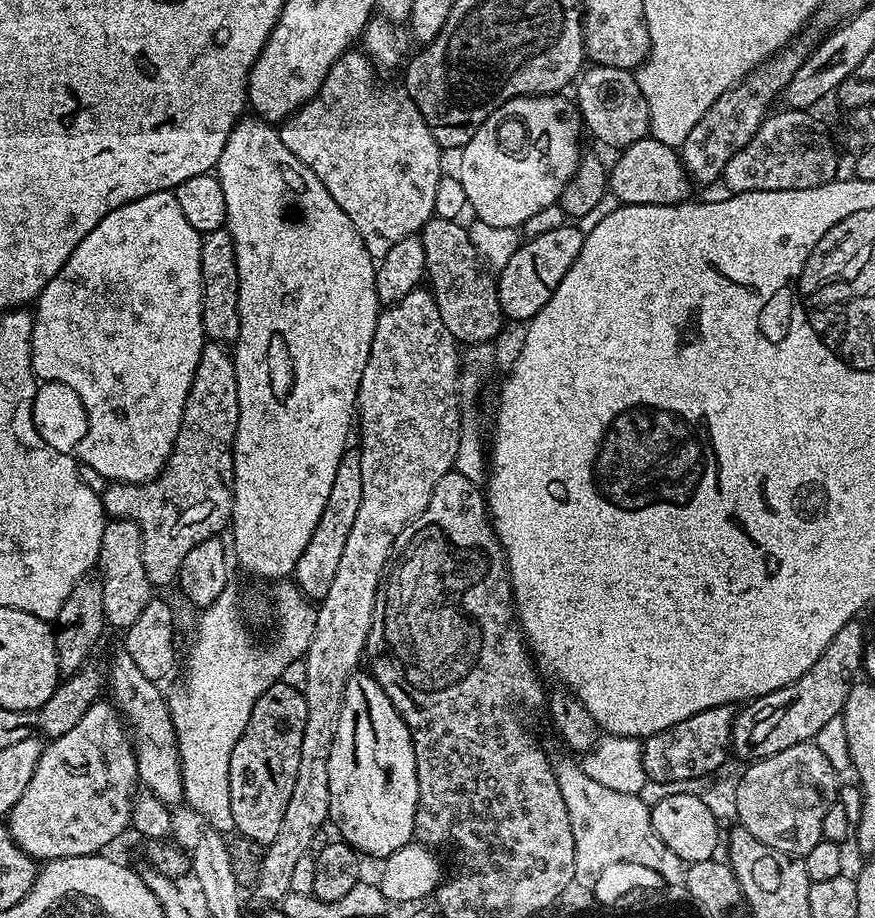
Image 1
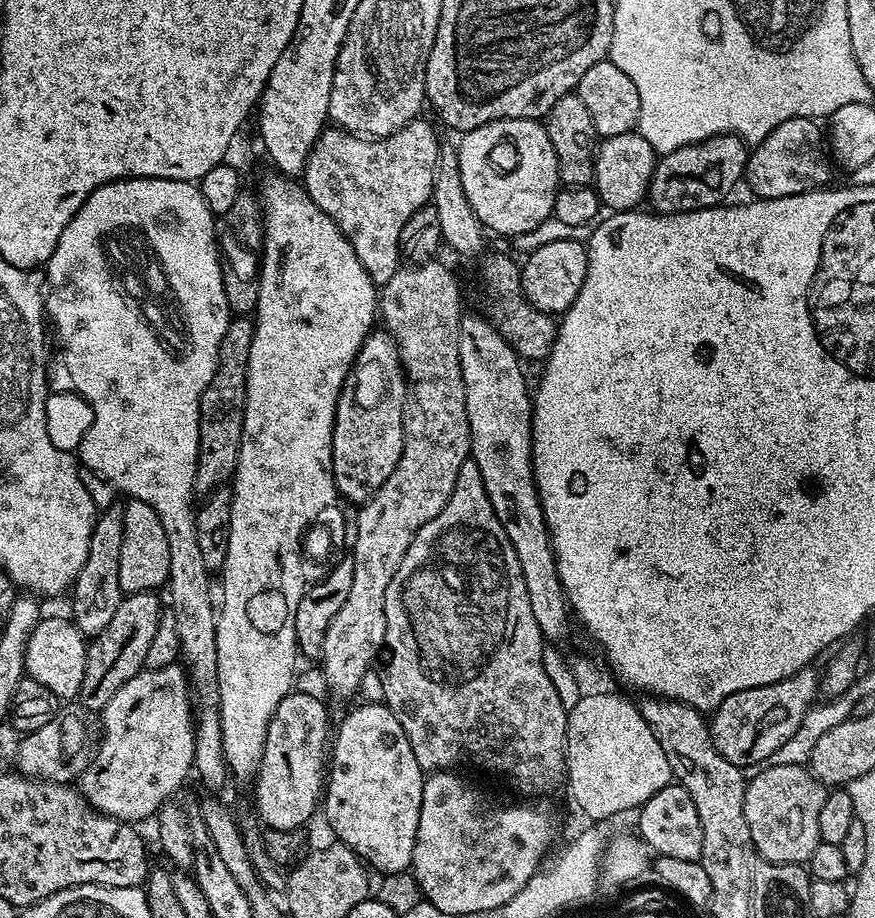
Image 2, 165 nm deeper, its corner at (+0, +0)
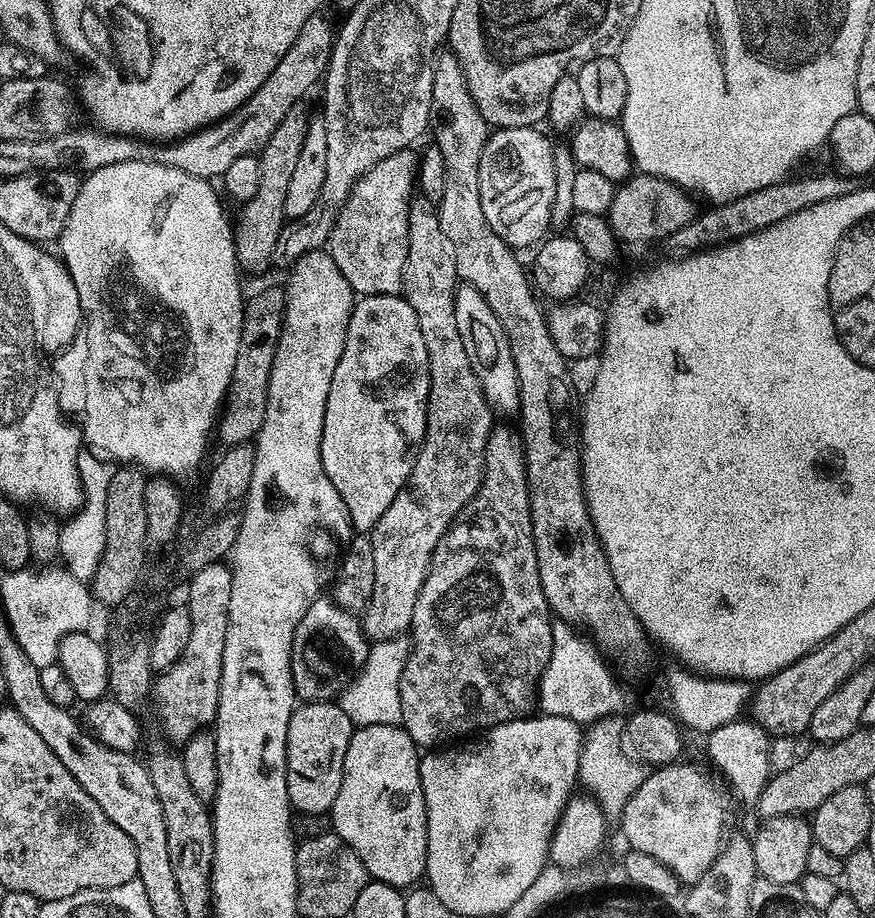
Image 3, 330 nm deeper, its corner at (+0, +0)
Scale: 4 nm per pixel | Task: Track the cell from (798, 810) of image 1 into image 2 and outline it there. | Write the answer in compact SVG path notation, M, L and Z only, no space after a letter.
M803 764L764 766L757 772L760 773L753 780L751 777L744 789L744 809L746 826L750 826L750 838L759 859L775 864L804 864L810 854L814 854L814 846L822 843L818 834L818 814L822 811L822 802L826 802L829 789Z

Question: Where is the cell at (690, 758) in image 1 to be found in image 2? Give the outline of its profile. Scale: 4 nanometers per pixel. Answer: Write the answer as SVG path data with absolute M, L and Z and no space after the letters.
M812 666L803 668L790 678L782 678L770 686L754 686L750 690L738 690L738 694L730 694L730 698L723 700L715 708L710 720L712 745L718 750L718 754L722 754L726 762L734 762L734 766L745 770L751 769L751 764L763 765L770 758L770 754L774 754L787 739L795 734L795 731L802 725L802 720L809 708L817 699L815 696L818 696L822 676L814 669L815 667Z

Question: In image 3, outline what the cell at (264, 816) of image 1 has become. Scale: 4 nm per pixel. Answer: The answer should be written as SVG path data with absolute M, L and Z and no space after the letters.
M310 700L293 708L292 717L288 722L285 732L286 766L288 777L288 802L297 813L300 812L324 812L331 809L334 798L338 796L340 778L344 773L344 755L346 746L352 737L354 726L350 718L340 709L339 703L326 700Z

